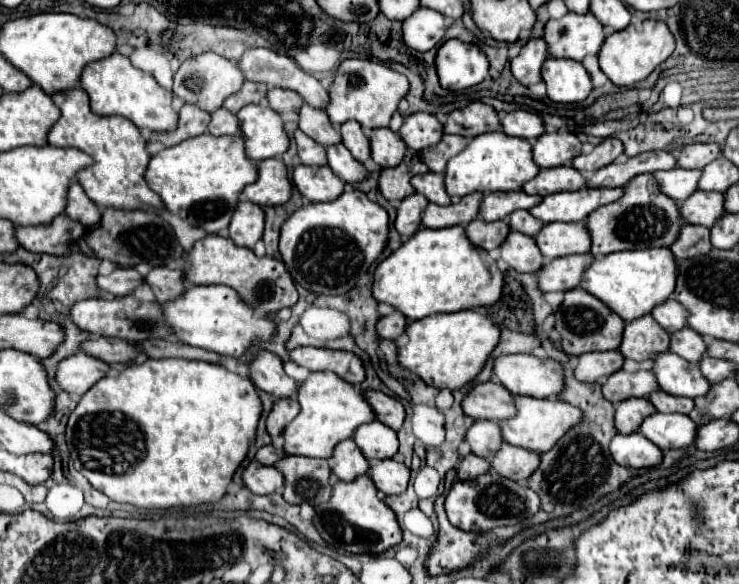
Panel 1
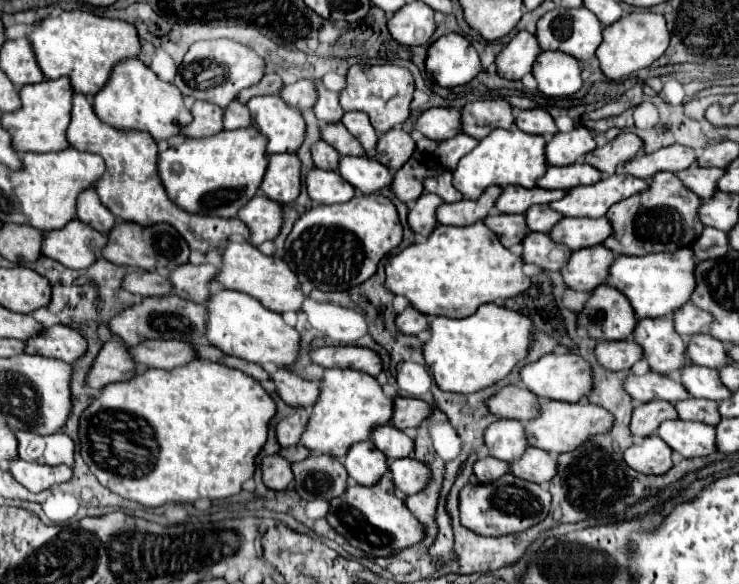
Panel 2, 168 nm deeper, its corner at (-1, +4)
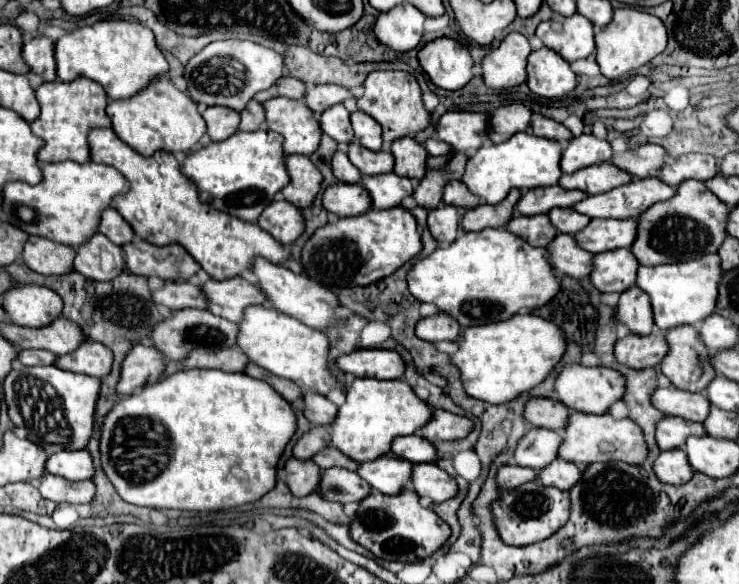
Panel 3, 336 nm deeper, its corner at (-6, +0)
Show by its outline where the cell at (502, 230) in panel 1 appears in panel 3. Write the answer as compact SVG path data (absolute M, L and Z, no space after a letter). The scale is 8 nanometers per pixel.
M538 214L534 218L520 218L514 216L508 226L506 226L512 234L522 236L528 244L532 246L548 246L552 244L552 238L556 238L558 230L552 226L548 214Z

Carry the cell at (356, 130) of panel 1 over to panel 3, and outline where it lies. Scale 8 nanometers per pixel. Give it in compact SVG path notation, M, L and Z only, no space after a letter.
M356 110L350 116L350 120L352 120L352 128L354 128L354 134L356 134L356 140L364 148L368 148L368 150L380 150L382 148L382 136L380 136L382 128L372 116Z

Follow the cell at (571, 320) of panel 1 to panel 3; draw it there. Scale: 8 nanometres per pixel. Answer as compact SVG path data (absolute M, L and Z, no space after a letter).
M632 286L626 292L622 292L620 302L616 306L616 318L622 320L634 334L650 334L654 328L654 318L652 304L644 290Z

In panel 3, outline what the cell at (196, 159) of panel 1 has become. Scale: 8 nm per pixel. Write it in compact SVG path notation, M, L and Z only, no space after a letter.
M272 130L256 132L236 132L228 140L212 142L206 148L190 152L182 164L182 172L198 186L202 202L208 202L216 210L224 210L230 216L256 222L264 206L274 200L288 182L288 172L284 166L284 138Z

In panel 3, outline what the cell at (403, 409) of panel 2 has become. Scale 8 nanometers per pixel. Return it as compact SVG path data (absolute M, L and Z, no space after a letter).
M434 410L434 418L424 428L420 428L420 434L432 444L436 444L444 440L466 438L472 430L474 430L474 422L470 418L446 410Z

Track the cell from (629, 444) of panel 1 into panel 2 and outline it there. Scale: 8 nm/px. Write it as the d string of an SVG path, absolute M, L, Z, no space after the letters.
M651 434L629 446L623 460L641 474L665 474L673 466L671 454L673 450L657 434Z

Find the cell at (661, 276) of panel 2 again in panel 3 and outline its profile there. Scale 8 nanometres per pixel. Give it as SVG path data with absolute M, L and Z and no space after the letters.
M702 256L700 260L688 260L666 266L640 266L636 286L648 292L654 308L654 322L660 330L670 330L680 324L700 324L716 310L716 286L720 282L720 256Z

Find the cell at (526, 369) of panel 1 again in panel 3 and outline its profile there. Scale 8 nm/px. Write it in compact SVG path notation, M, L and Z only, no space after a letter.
M572 364L572 366L562 368L556 380L556 394L570 410L588 412L588 414L606 414L616 400L622 400L624 386L626 386L624 376L618 370L604 368L604 366L586 368L580 364Z

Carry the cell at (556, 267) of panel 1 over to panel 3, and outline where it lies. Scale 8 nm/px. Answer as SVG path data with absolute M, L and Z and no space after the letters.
M630 248L602 252L594 256L594 270L590 274L592 284L600 292L624 292L636 282L638 270L636 256Z

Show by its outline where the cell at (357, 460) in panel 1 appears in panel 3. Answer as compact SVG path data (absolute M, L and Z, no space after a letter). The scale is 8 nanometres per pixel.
M392 452L372 462L362 462L358 474L382 494L400 494L412 480L412 462L394 456Z

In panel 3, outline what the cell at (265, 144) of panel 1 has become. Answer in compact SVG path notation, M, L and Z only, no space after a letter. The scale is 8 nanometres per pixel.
M272 98L264 102L266 128L284 136L284 152L310 156L320 146L320 122L304 100Z

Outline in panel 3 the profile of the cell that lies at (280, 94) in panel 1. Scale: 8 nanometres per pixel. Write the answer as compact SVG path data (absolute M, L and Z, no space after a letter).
M336 84L312 86L312 88L306 90L306 96L304 96L306 104L308 104L314 112L318 112L318 114L322 114L326 108L330 108L330 106L334 106L334 104L344 102L346 98L352 98L352 94L350 94L346 88L336 86Z

